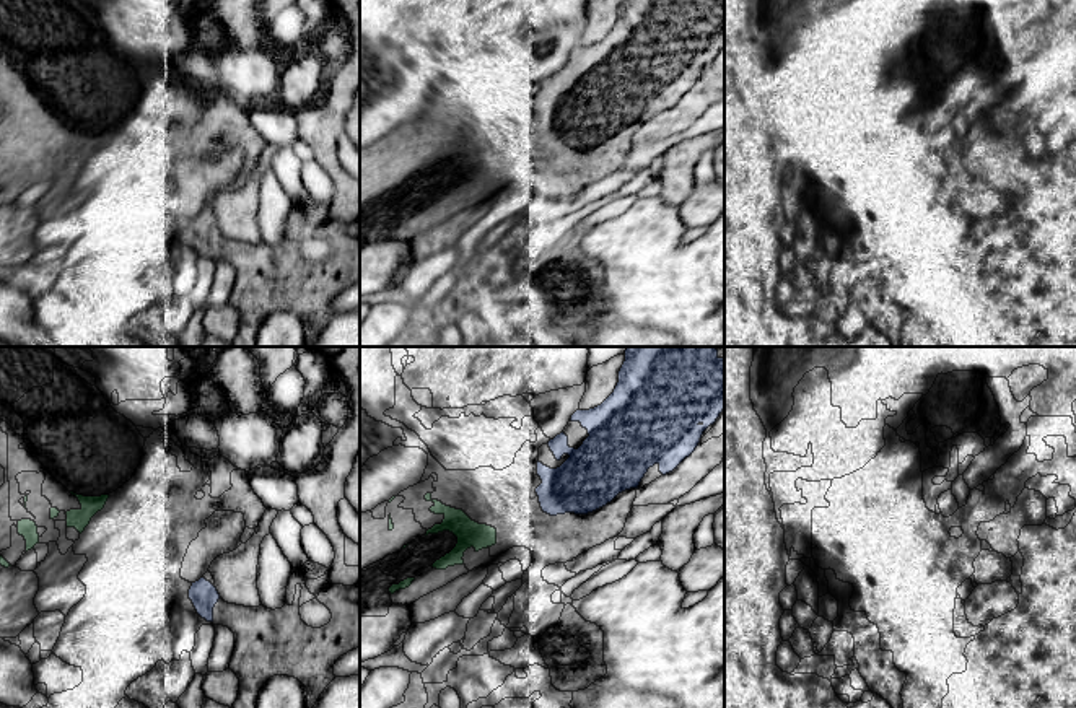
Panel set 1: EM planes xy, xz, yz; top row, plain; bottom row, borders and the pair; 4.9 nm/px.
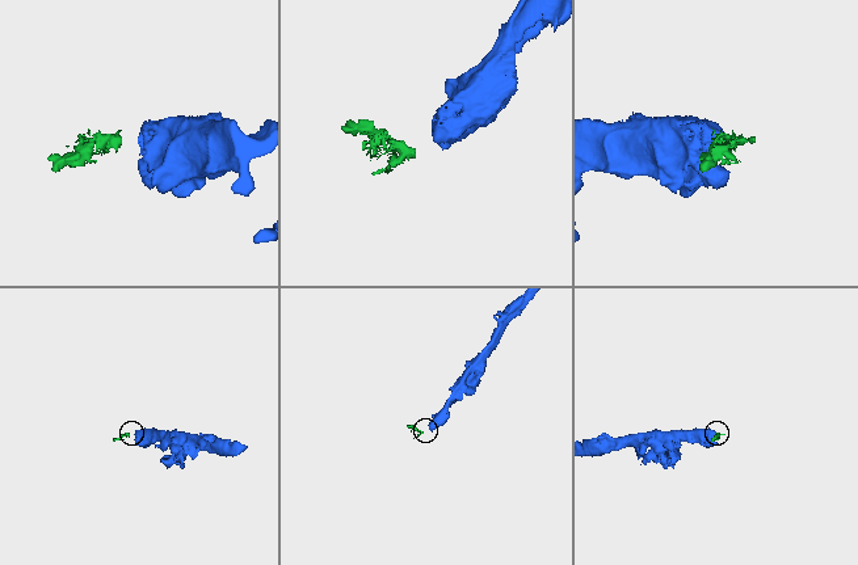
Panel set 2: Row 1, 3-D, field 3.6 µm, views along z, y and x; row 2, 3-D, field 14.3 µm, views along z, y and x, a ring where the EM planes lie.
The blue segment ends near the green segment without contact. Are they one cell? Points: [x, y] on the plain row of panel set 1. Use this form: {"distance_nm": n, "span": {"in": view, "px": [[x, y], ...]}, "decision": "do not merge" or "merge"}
{"distance_nm": 260, "span": {"in": "xz", "px": [[541, 142], [495, 165]]}, "decision": "merge"}

